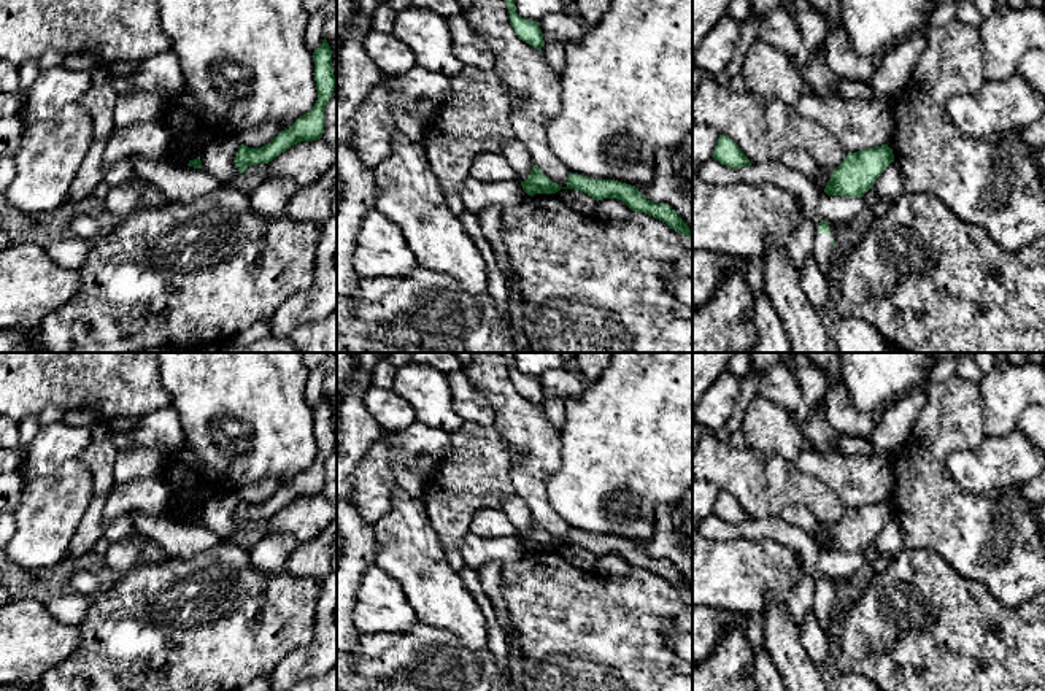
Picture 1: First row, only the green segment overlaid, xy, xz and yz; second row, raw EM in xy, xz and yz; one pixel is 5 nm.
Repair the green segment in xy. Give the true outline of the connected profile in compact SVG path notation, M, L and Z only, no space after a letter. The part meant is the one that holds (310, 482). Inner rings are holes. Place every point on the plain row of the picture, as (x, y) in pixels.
M327 396L313 408L314 415L314 437L318 446L316 461L303 472L300 472L289 484L281 486L268 500L262 504L238 502L235 510L235 523L243 531L248 523L257 519L268 519L276 511L300 497L313 497L322 494L324 489L324 467L329 454L334 450L337 432L332 423L332 405Z

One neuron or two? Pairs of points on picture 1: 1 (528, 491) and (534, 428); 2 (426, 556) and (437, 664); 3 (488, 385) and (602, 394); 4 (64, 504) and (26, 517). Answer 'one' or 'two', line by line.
1: one
2: two
3: two
4: one

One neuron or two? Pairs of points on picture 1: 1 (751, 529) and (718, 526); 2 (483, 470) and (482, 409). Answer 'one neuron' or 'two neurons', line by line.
1: one neuron
2: two neurons

